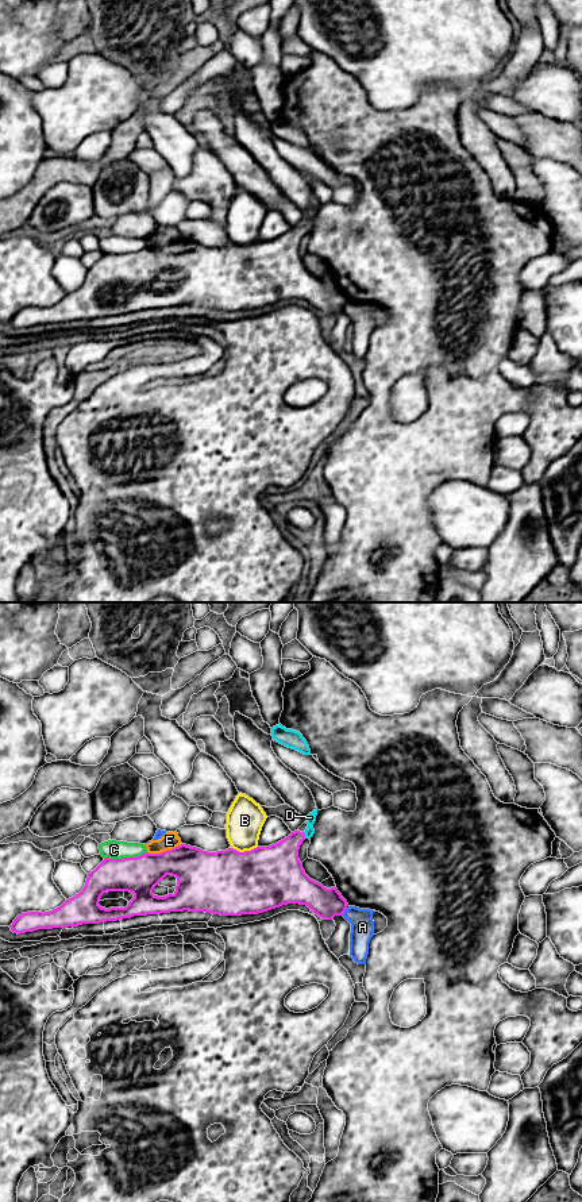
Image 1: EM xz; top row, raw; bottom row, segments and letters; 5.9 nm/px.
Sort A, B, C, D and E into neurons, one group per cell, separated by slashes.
A / B / C / D / E

